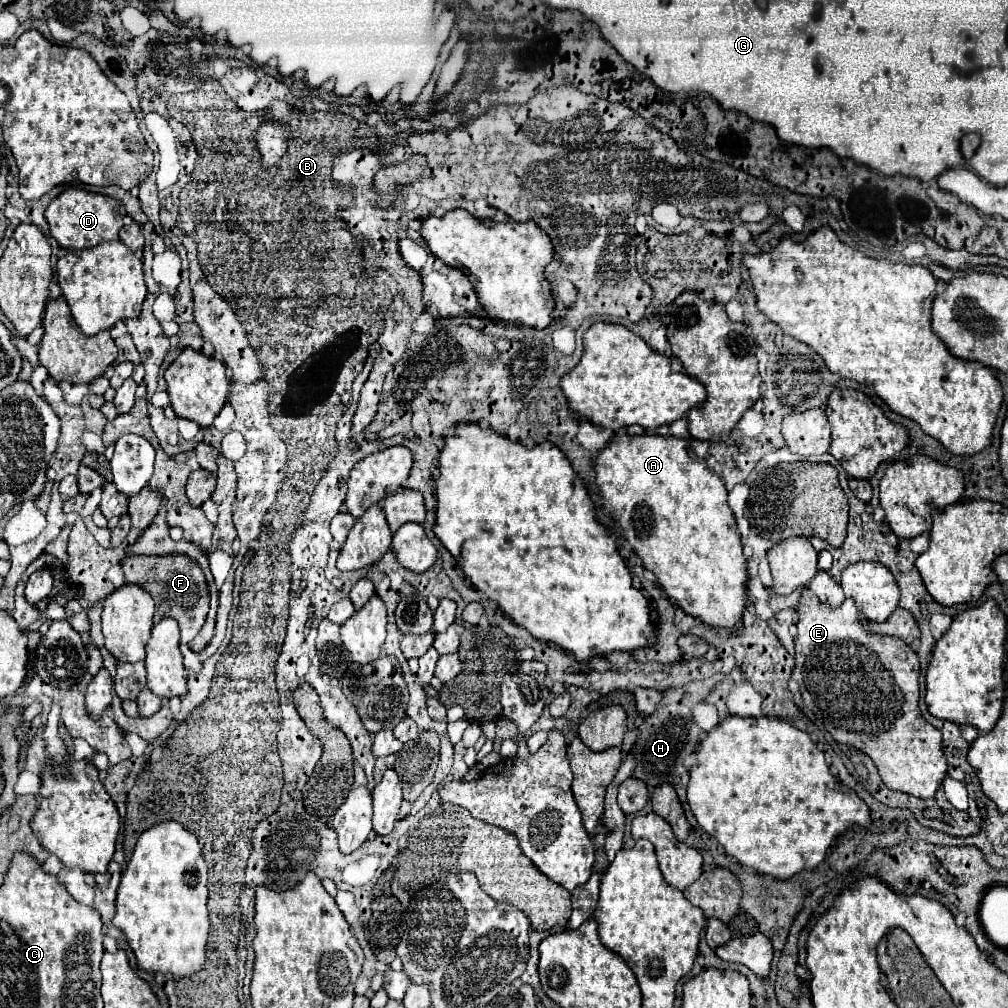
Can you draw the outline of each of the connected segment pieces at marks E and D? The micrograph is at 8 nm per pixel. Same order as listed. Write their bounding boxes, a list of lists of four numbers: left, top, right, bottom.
[[793,589,947,797],[45,187,125,249]]

